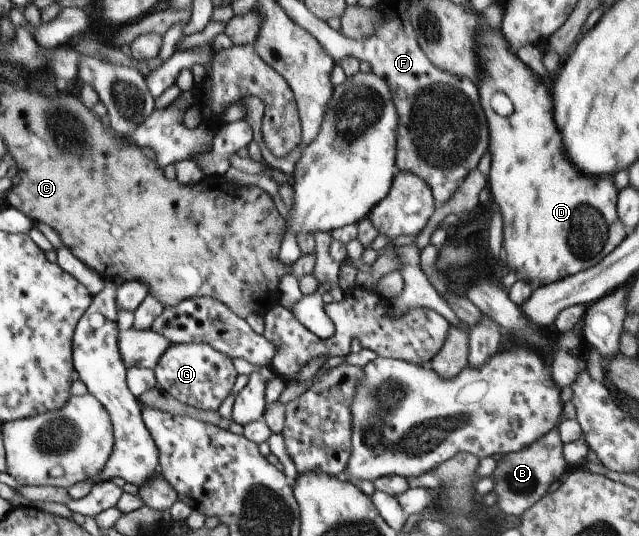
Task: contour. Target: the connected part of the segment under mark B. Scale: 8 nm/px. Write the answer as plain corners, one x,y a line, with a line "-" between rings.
556,426
529,447
496,457
496,468
492,472
492,478
494,478
494,492
498,496
498,508
502,514
520,516
546,493
552,482
562,479
566,464
562,456
562,445

